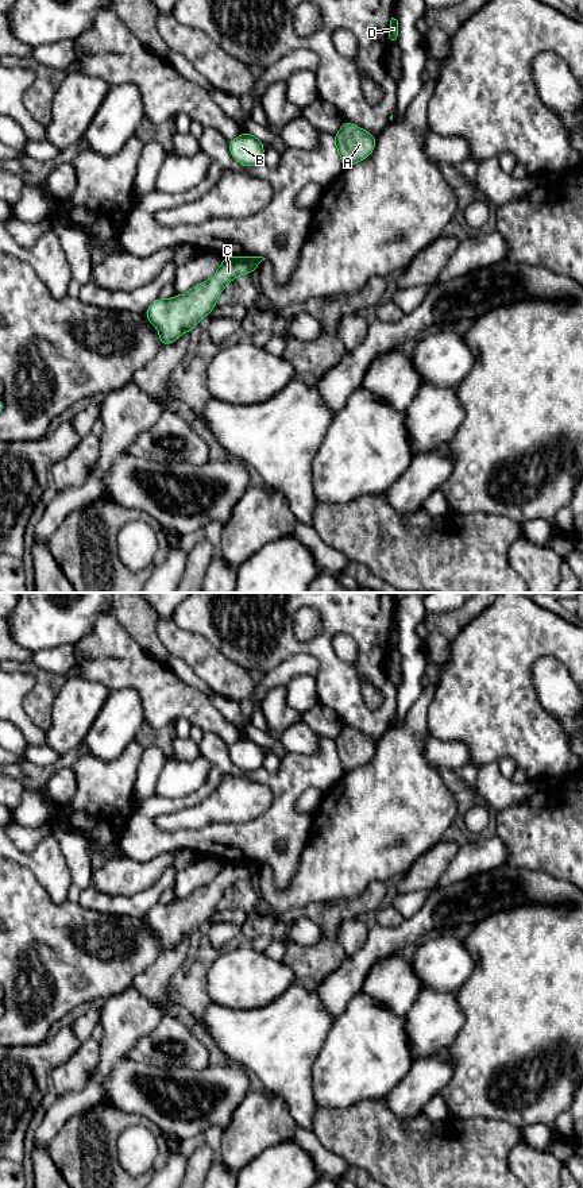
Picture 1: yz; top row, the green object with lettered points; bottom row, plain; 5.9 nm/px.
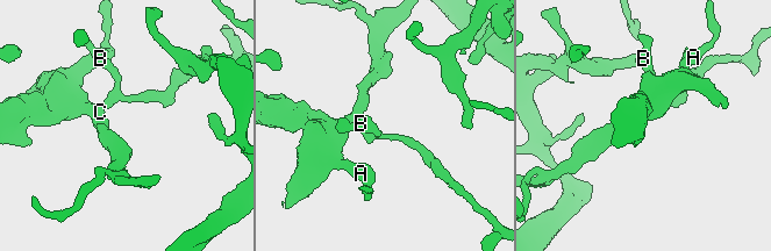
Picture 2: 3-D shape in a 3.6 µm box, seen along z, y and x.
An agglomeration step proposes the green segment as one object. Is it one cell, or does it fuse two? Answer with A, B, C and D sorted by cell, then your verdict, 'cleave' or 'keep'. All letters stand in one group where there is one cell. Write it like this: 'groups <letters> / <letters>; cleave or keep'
groups A C D / B; cleave

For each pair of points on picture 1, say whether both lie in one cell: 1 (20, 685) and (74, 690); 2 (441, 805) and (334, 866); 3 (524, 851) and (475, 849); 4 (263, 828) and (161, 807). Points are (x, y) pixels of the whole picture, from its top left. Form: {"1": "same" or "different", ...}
{"1": "different", "2": "same", "3": "different", "4": "same"}

